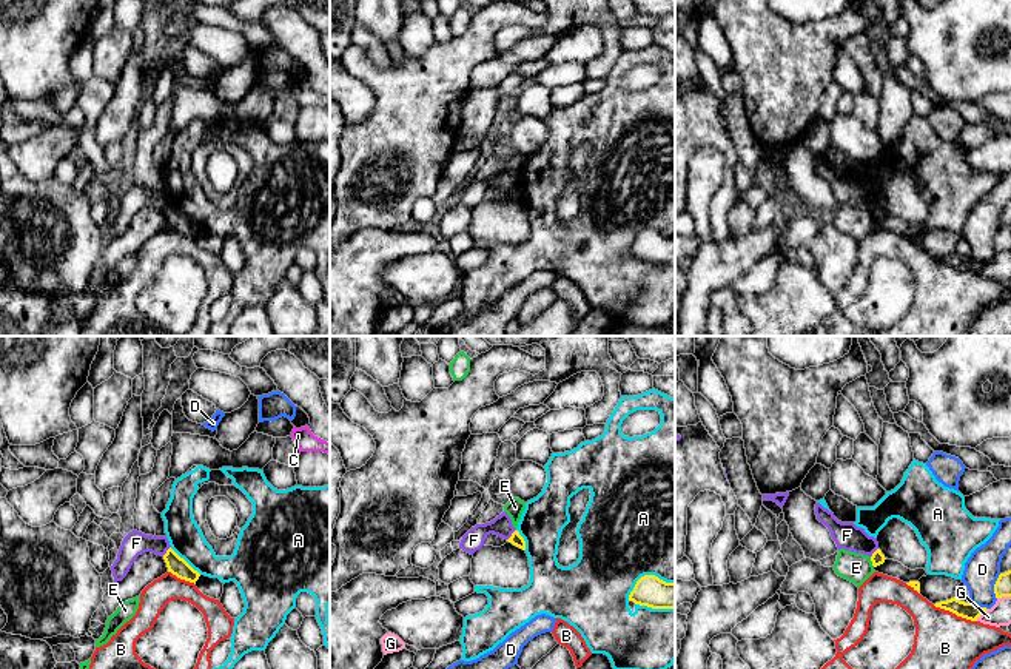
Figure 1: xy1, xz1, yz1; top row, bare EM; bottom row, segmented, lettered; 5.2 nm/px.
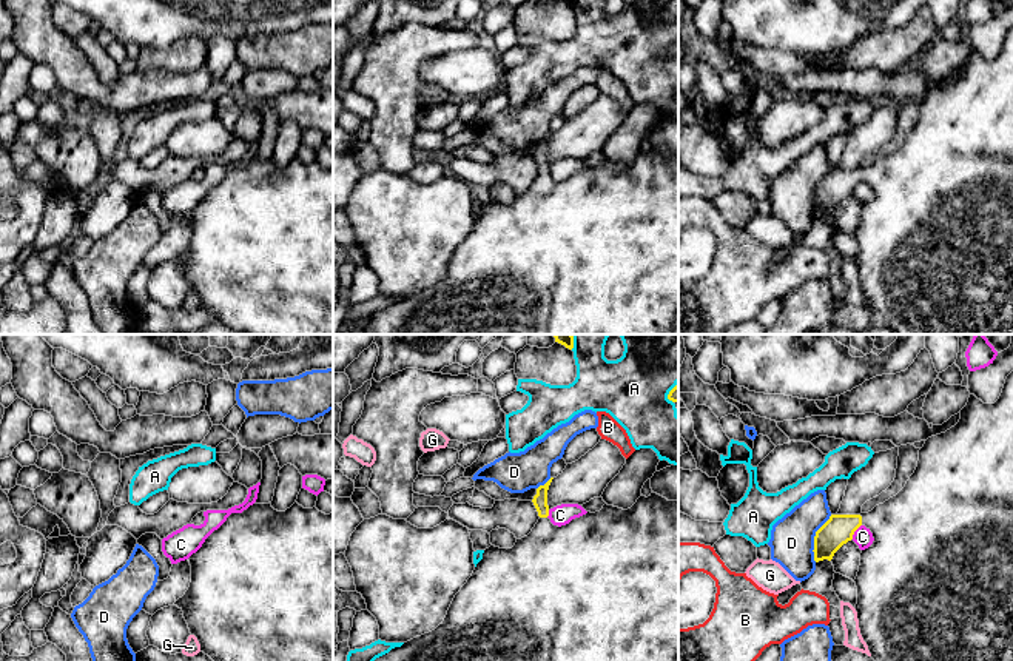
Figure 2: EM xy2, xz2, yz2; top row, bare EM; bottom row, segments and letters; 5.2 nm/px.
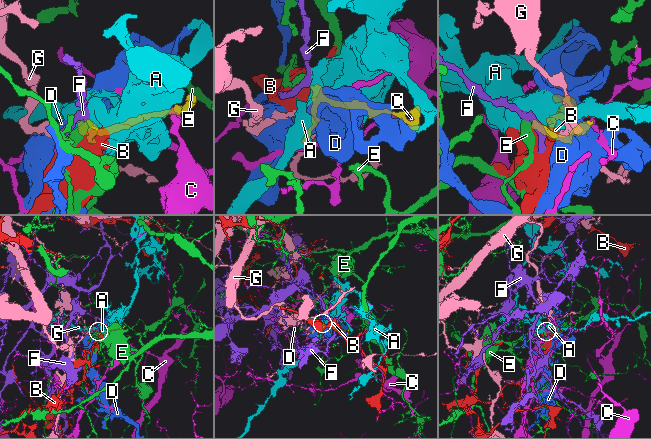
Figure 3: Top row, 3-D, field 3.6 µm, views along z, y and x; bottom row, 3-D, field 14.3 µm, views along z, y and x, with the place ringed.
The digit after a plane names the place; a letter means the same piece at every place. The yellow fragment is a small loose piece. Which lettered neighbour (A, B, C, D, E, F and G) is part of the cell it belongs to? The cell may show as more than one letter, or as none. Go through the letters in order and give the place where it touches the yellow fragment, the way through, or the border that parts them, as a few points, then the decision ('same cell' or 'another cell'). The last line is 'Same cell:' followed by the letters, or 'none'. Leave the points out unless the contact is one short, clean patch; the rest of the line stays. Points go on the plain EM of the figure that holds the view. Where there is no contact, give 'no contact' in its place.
A: meets yellow in xz1 at (646, 230); another cell
B: meets yellow in yz1 at (954, 267); another cell
C: meets yellow in yz2 at (854, 185); border along yz2 (861, 179), (851, 193); another cell
D: meets yellow in yz2 at (814, 193); another cell
E: meets yellow in yz1 at (871, 215); border along yz1 (869, 211), (874, 221); another cell
F: meets yellow in xz1 at (512, 190); border along xz1 (515, 184), (507, 194); another cell
G: meets yellow in yz1 at (982, 267); border along yz1 (988, 264), (976, 275); another cell
Same cell: none

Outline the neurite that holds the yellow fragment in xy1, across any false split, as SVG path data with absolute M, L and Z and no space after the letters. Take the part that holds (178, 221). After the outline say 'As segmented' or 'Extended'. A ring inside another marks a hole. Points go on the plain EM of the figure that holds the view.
M171 202L163 210L168 227L180 234L194 237L199 234L200 228L194 225L183 213L180 213Z. As segmented

